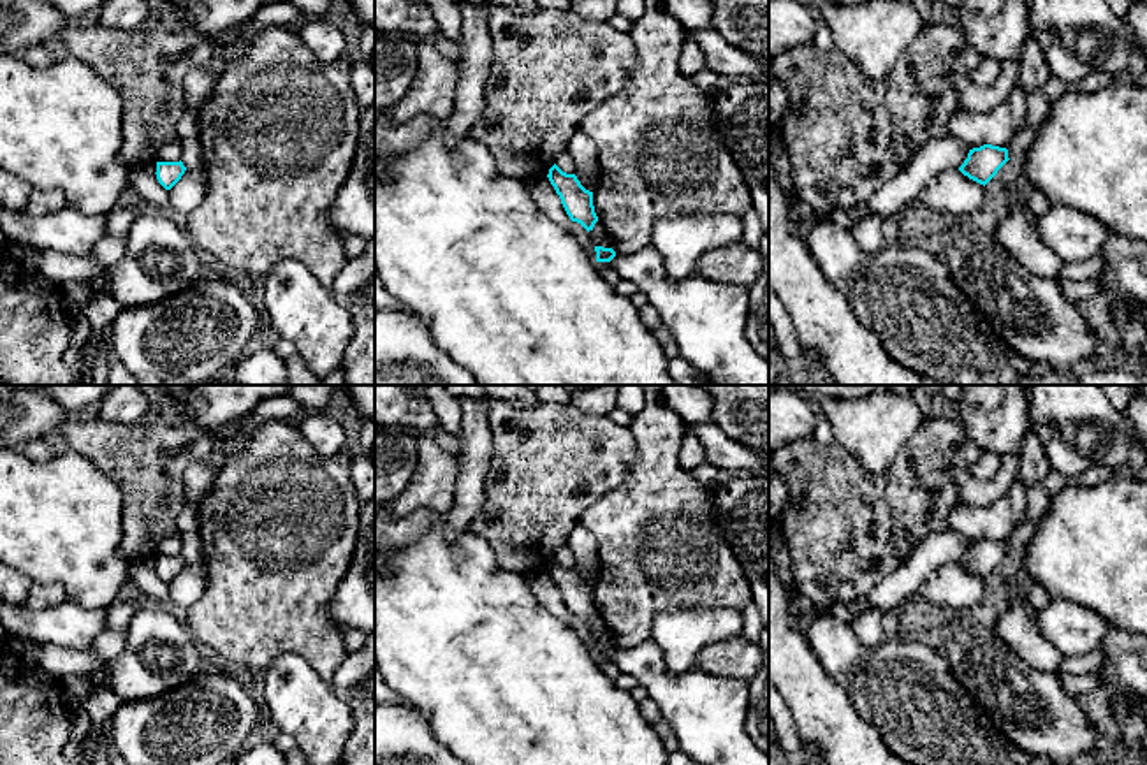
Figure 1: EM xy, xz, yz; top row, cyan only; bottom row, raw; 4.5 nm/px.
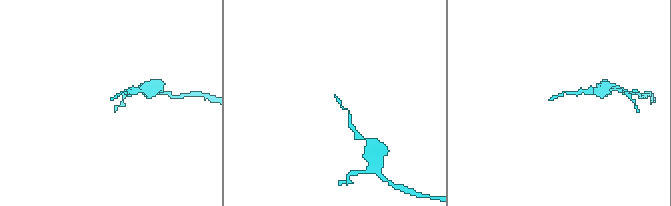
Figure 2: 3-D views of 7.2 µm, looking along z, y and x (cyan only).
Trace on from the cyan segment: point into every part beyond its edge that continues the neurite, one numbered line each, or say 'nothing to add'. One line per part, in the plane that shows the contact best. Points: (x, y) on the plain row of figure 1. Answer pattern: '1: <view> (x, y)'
nothing to add

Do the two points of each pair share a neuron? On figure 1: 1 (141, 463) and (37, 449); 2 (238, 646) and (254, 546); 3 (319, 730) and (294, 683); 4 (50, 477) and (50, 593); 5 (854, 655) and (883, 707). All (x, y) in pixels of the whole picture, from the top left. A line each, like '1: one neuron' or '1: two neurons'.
1: one neuron
2: one neuron
3: one neuron
4: two neurons
5: two neurons

